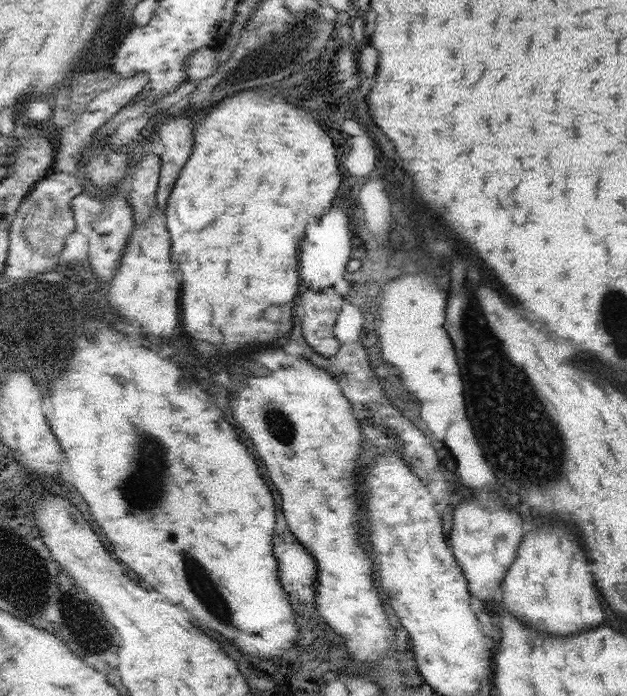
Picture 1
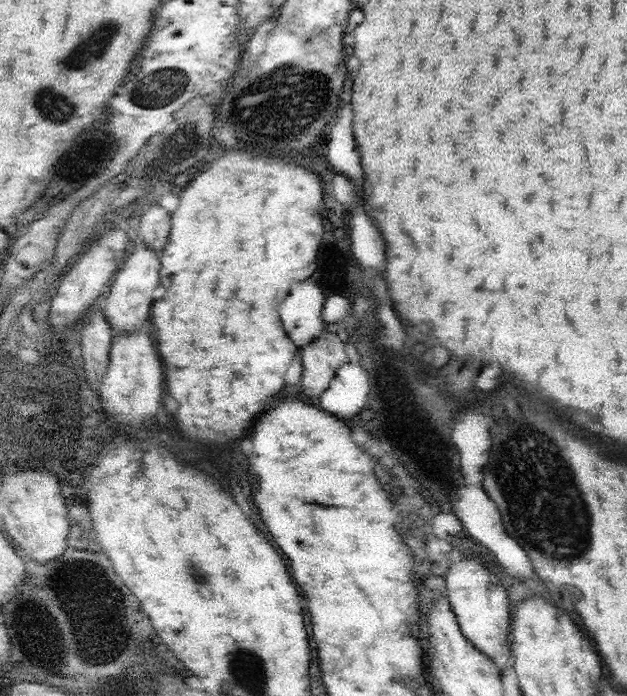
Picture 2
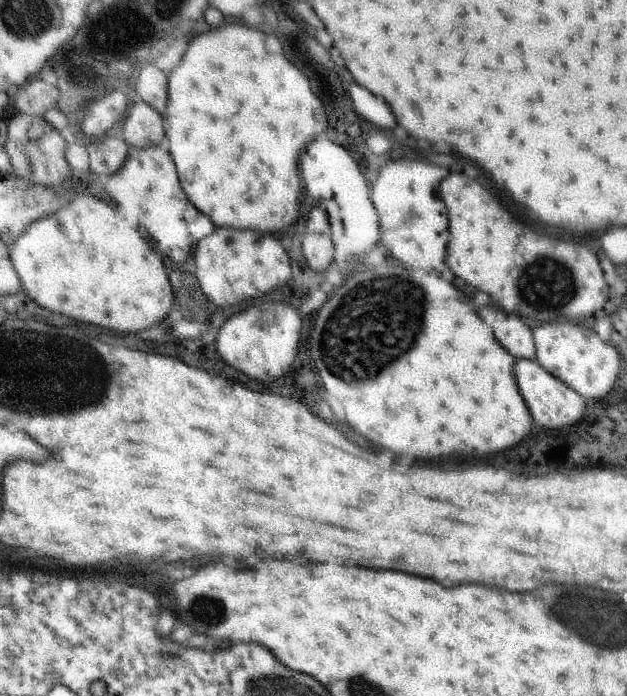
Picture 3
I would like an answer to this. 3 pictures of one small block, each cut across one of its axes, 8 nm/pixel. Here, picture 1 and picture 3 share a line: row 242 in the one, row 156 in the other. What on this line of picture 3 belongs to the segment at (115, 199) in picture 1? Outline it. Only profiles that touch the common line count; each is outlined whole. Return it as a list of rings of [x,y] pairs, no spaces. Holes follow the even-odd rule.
[[[113,134],[103,136],[95,144],[87,146],[89,152],[89,170],[95,174],[117,174],[121,170],[123,162],[127,160],[129,144],[123,138],[117,138]]]

